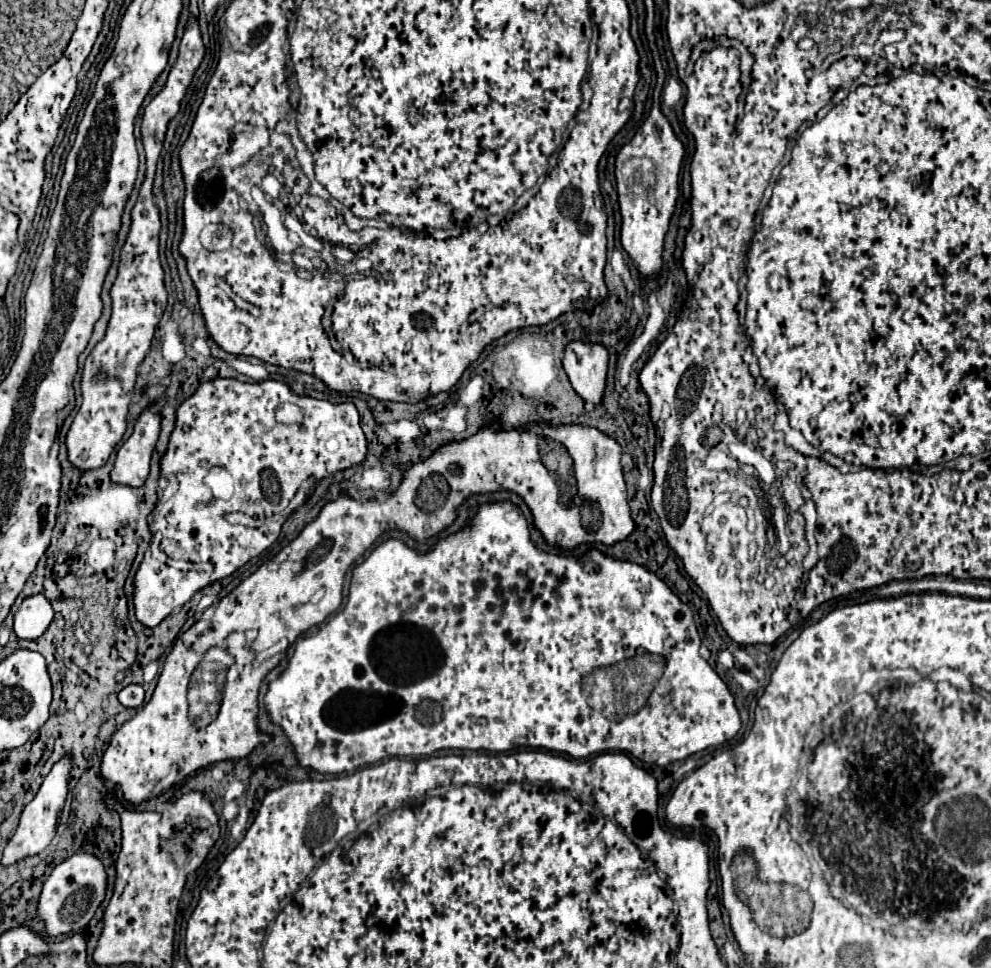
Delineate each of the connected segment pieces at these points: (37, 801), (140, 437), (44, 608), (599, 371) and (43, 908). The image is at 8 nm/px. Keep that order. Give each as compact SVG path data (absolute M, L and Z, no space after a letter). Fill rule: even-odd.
M65 755L63 759L59 759L53 765L53 769L49 771L49 775L43 779L41 789L37 791L35 799L25 805L25 809L21 813L21 819L19 819L19 825L15 829L15 835L11 837L11 841L7 843L7 847L3 851L3 861L1 861L3 865L13 865L13 863L17 863L23 857L37 855L37 853L41 853L51 843L51 839L55 837L55 831L57 831L57 819L59 819L63 803L67 799L69 771L71 771L71 767L73 767L71 765L71 755Z
M149 405L141 411L133 435L117 451L111 479L121 485L141 487L149 475L149 461L159 439L161 409Z
M45 595L25 597L15 613L15 633L19 639L41 637L53 621L53 607Z
M569 341L563 351L563 369L573 389L587 405L599 405L605 391L609 353L601 343Z
M75 853L63 863L59 863L49 875L49 879L43 883L43 891L41 891L39 907L37 907L39 917L45 921L47 935L63 935L73 931L73 919L75 919L75 933L81 931L91 921L99 905L103 903L105 891L107 891L105 865L95 855Z

